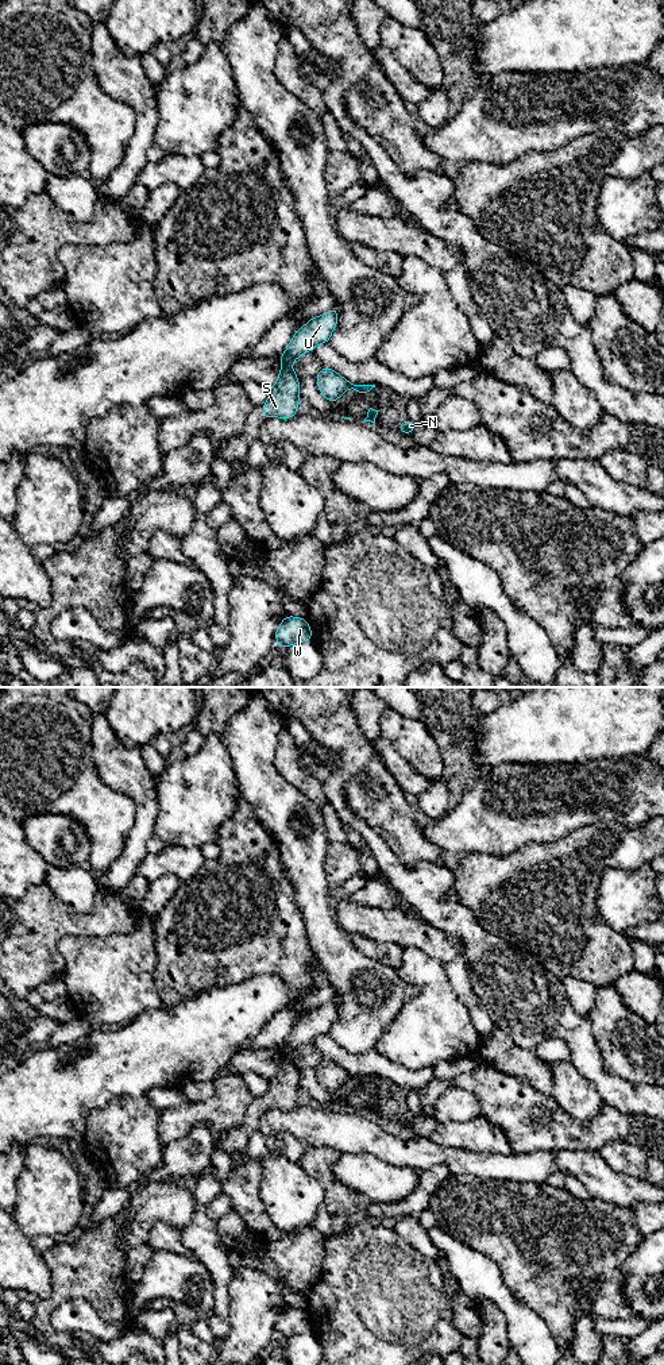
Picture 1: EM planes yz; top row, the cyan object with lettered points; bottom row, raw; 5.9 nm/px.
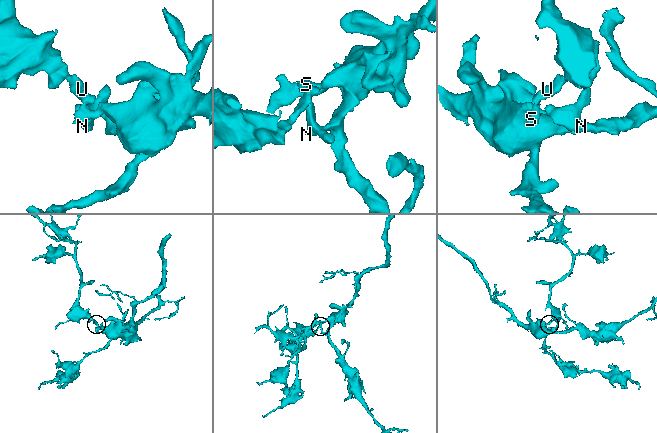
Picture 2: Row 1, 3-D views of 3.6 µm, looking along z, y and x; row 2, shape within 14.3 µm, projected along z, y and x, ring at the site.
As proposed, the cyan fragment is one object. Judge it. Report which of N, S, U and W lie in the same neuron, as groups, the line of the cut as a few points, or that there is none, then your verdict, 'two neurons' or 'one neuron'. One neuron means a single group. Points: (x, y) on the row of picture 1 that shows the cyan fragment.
N S W / U; cut in yz along (282, 363), (290, 366); two neurons

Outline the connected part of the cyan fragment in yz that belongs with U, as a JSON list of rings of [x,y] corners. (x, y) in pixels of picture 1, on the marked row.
[[[333,306],[327,313],[316,316],[298,328],[279,360],[282,365],[290,365],[302,354],[314,351],[321,343],[329,343],[331,335],[337,325],[337,308]]]

